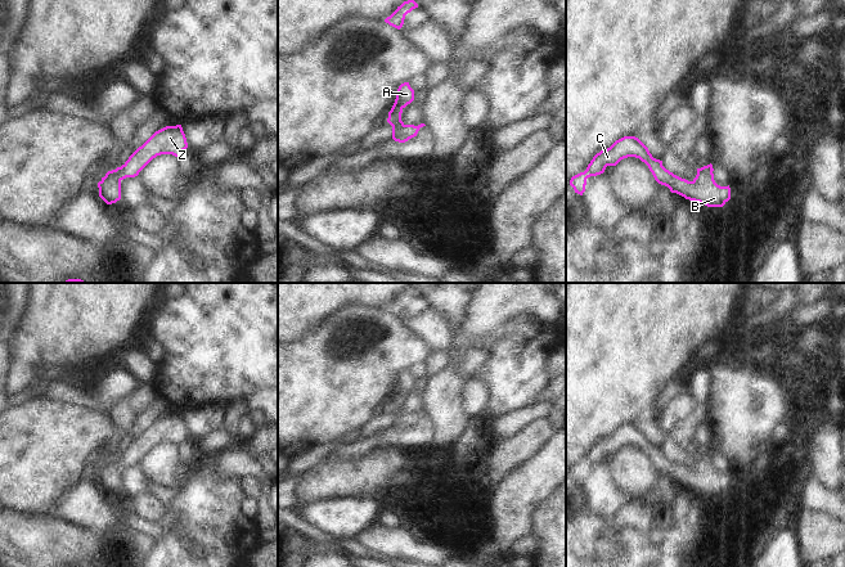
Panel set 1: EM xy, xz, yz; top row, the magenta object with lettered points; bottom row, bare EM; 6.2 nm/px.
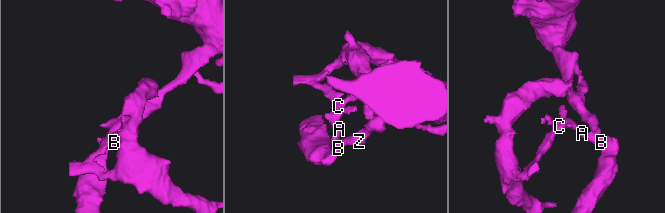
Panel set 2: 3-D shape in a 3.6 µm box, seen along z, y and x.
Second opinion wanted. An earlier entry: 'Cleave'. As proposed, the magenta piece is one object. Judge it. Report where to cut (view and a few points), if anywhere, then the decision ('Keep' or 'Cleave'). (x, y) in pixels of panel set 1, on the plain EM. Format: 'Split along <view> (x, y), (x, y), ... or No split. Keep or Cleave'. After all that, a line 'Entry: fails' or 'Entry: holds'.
No split. Keep.
Entry: fails

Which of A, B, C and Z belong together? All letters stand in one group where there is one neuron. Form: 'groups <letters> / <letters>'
groups A B C Z

